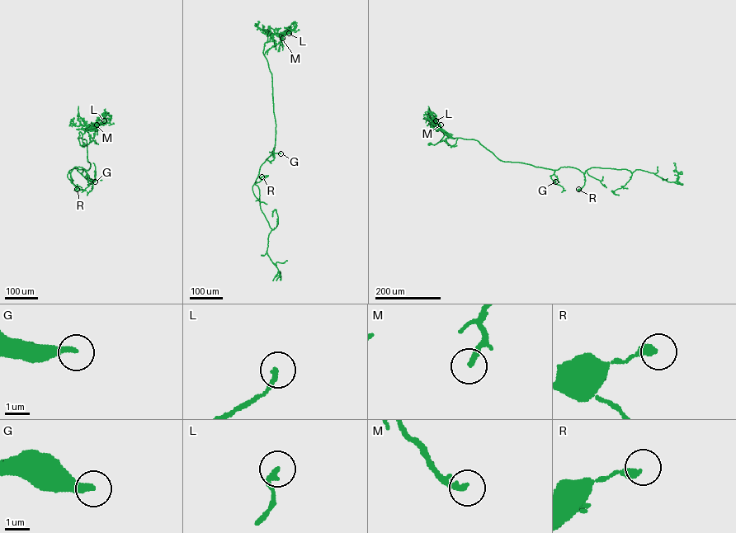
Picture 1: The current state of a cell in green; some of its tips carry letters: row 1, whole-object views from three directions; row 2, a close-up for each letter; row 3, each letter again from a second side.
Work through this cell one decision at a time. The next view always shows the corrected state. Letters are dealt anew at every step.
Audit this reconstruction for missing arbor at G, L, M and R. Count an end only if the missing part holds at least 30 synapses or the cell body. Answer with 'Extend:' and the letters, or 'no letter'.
Extend: G

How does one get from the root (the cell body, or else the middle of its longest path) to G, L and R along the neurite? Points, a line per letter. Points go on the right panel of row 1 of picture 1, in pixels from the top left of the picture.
G: (429, 143), (439, 142), (445, 131), (453, 138), (474, 139), (502, 161), (555, 170), (549, 176), (555, 181)
L: (429, 143), (436, 143), (444, 134), (435, 124), (436, 120)
R: (429, 143), (445, 131), (477, 140), (502, 161), (575, 167), (585, 177), (578, 189)

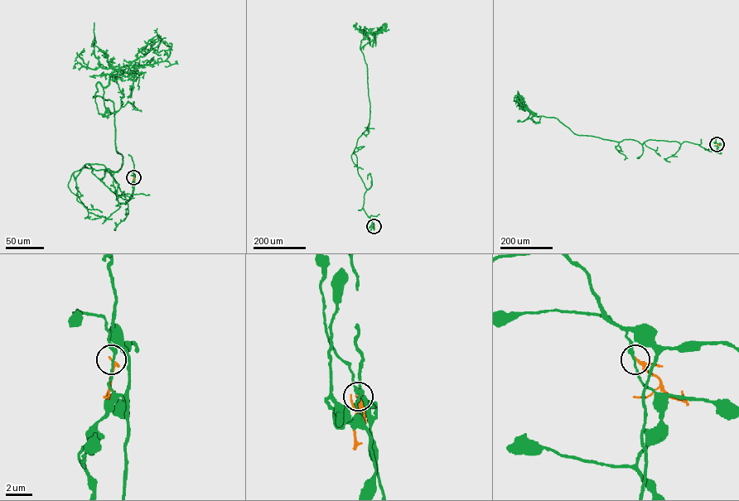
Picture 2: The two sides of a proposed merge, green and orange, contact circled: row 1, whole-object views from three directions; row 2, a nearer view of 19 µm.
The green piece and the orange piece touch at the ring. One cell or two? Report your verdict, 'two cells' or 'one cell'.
two cells

